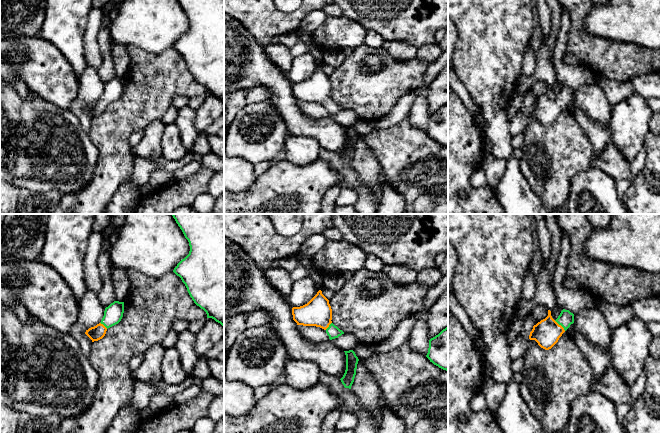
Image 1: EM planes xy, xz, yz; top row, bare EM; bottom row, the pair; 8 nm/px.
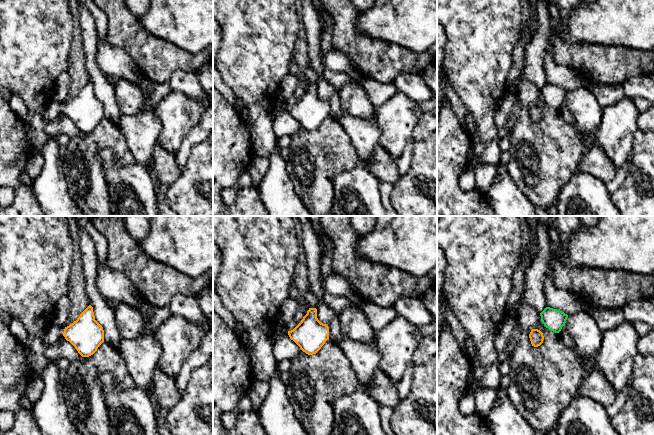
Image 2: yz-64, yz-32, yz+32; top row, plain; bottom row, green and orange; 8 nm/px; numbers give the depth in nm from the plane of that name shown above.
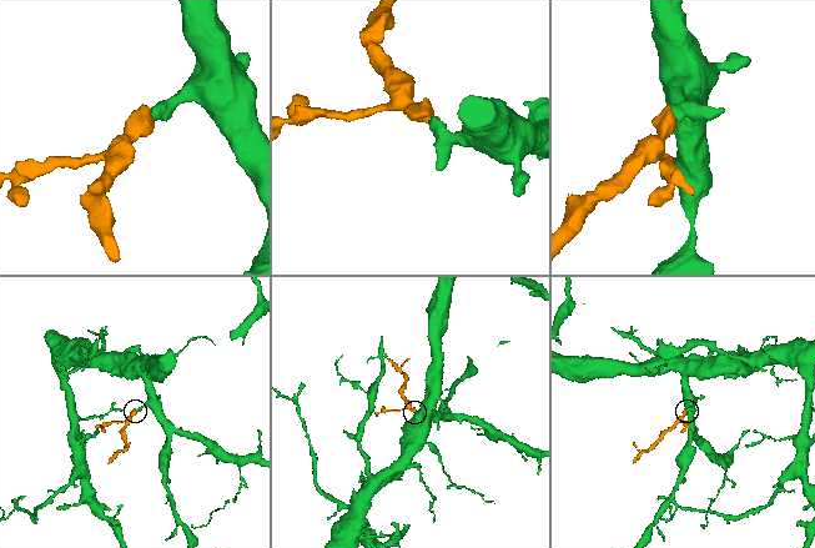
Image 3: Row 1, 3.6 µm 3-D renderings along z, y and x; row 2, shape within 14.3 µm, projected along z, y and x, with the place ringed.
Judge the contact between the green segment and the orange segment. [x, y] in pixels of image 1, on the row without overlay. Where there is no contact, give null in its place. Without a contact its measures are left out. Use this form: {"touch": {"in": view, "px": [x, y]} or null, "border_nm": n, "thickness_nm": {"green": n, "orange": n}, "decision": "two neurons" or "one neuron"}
{"touch": {"in": "yz", "px": [560, 100]}, "border_nm": 130, "thickness_nm": {"green": 120, "orange": 220}, "decision": "one neuron"}

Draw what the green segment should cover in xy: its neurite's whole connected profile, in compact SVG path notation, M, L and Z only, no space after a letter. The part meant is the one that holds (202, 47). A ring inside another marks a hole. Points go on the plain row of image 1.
M178 0L189 18L189 30L173 48L185 60L194 79L224 104L224 0Z

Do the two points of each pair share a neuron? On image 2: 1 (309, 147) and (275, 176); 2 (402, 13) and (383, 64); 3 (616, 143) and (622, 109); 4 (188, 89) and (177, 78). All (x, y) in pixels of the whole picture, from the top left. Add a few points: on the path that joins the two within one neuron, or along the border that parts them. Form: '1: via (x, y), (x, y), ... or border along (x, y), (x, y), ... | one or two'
1: border along (285, 161), (288, 178), (294, 189) | two
2: border along (369, 35), (390, 43), (399, 44), (413, 52) | two
3: via (616, 135), (616, 130), (622, 117) | one
4: via (185, 86), (179, 81) | one

